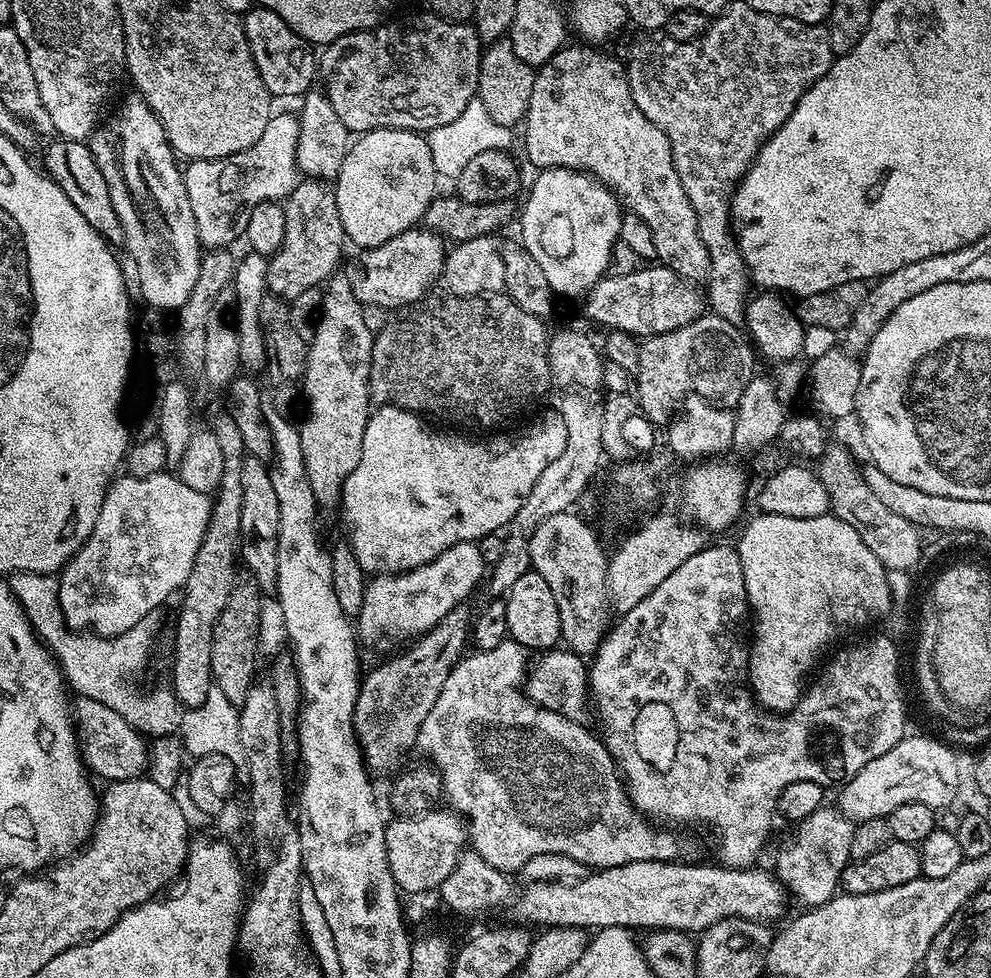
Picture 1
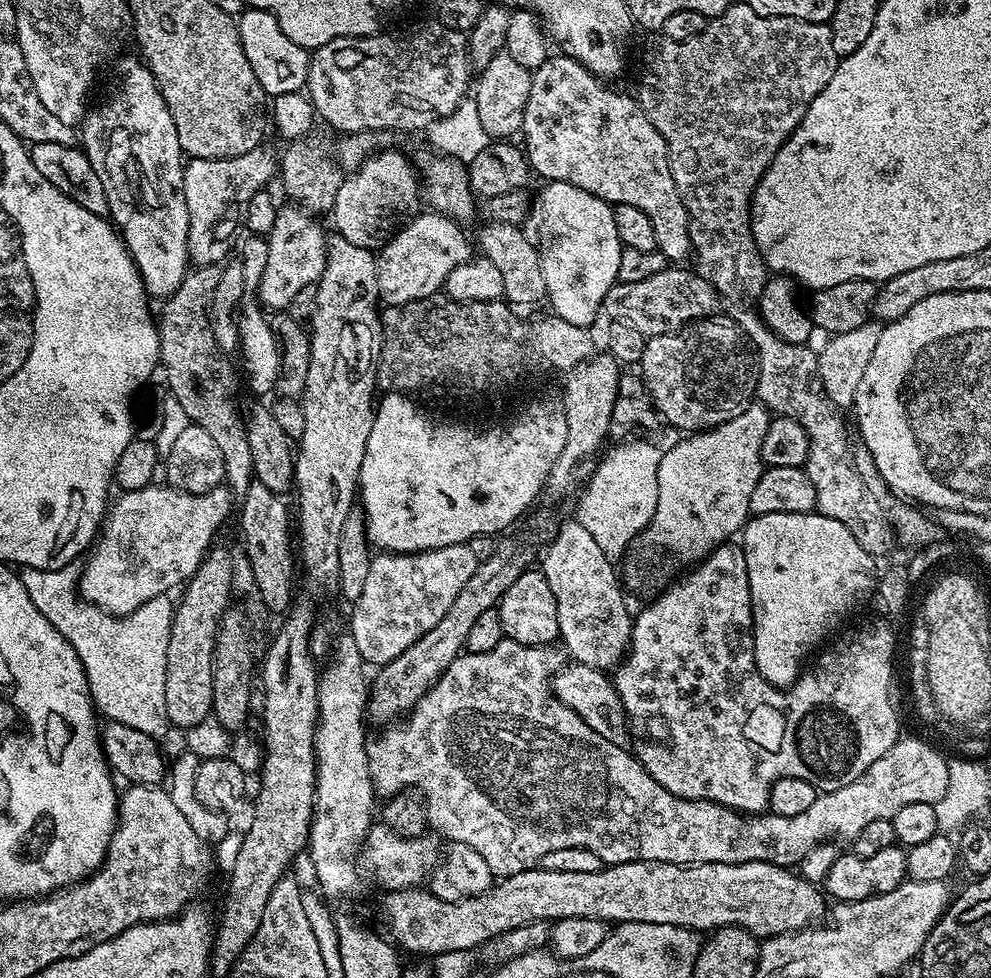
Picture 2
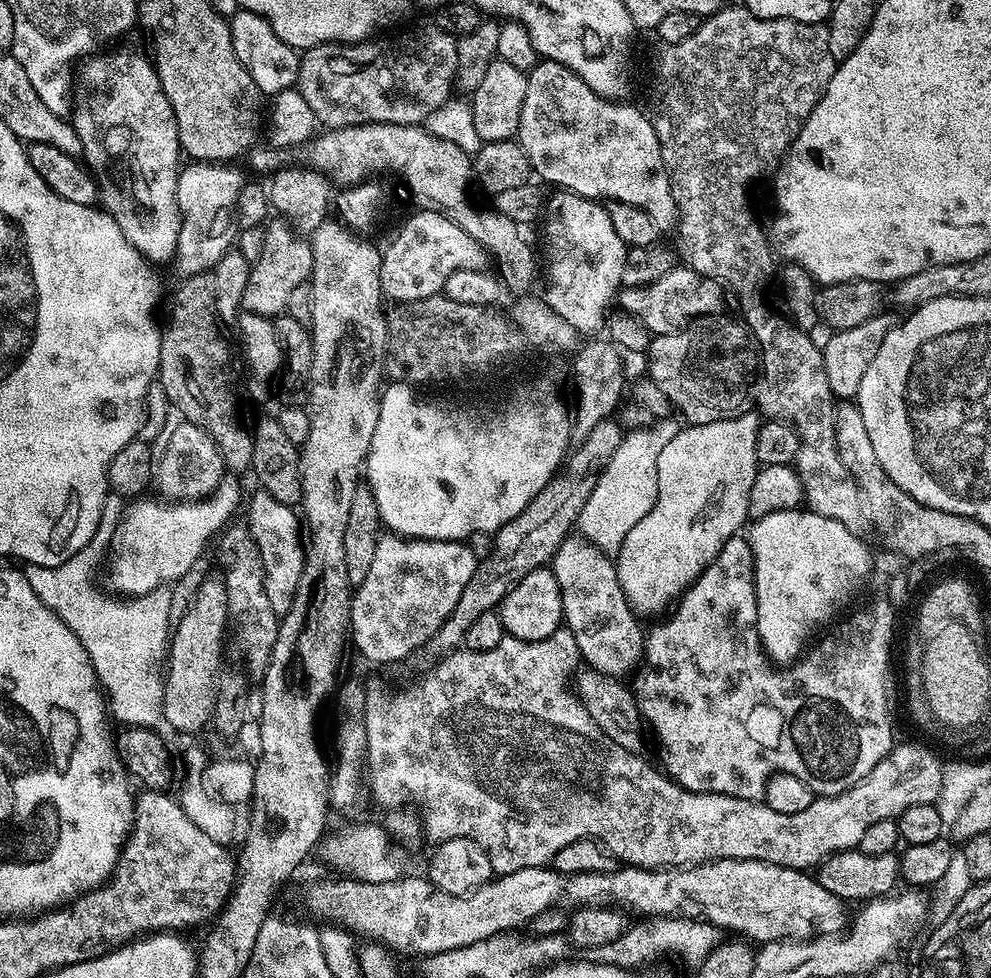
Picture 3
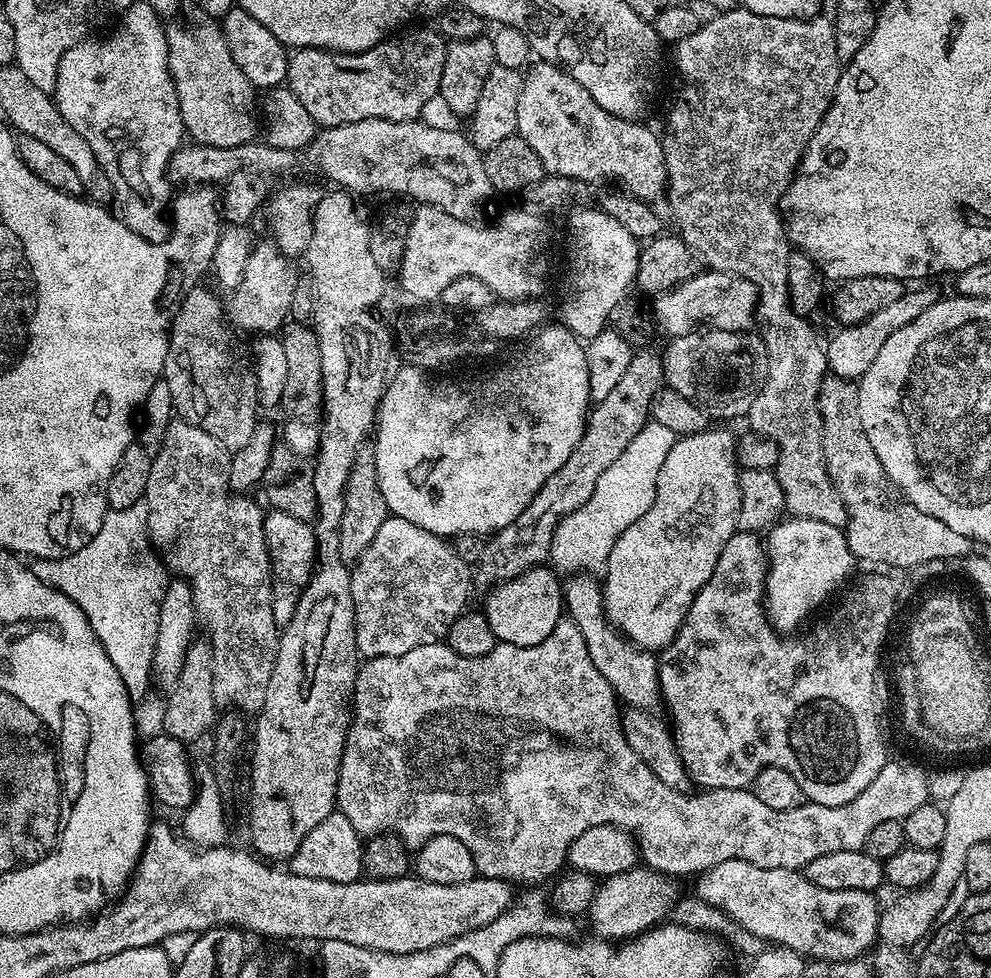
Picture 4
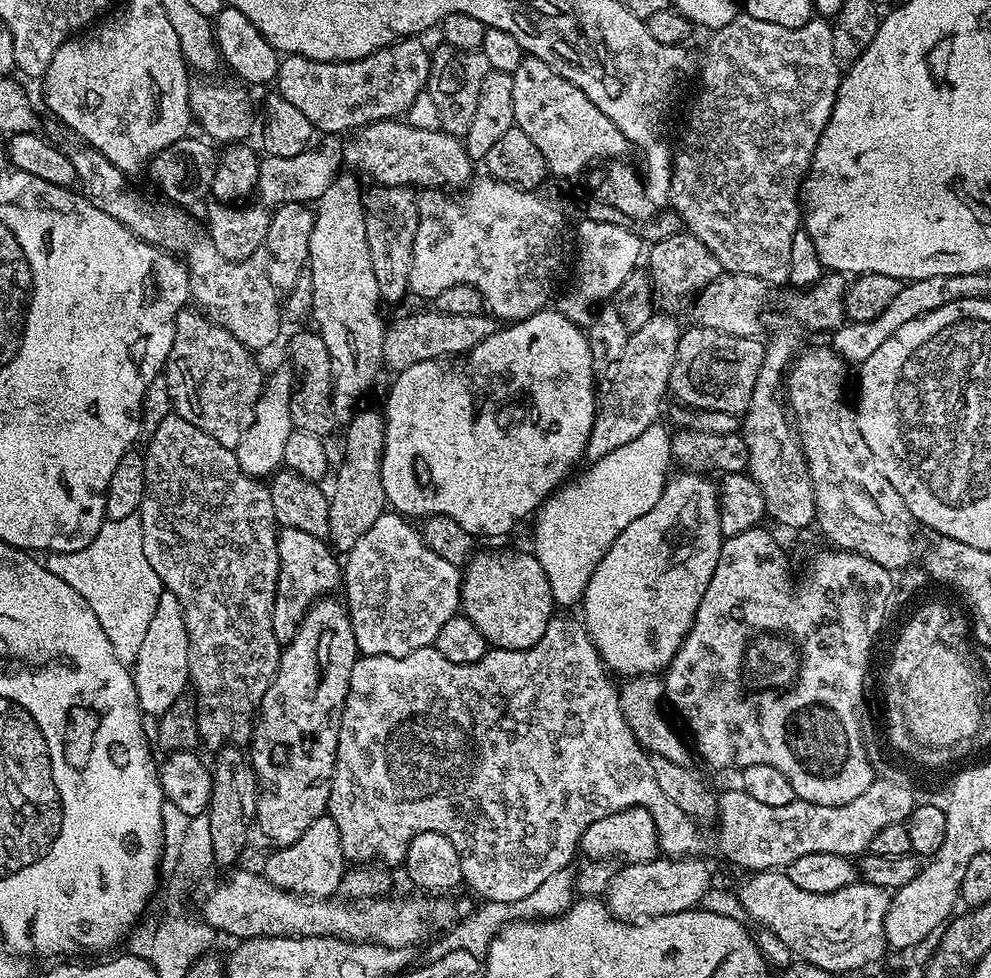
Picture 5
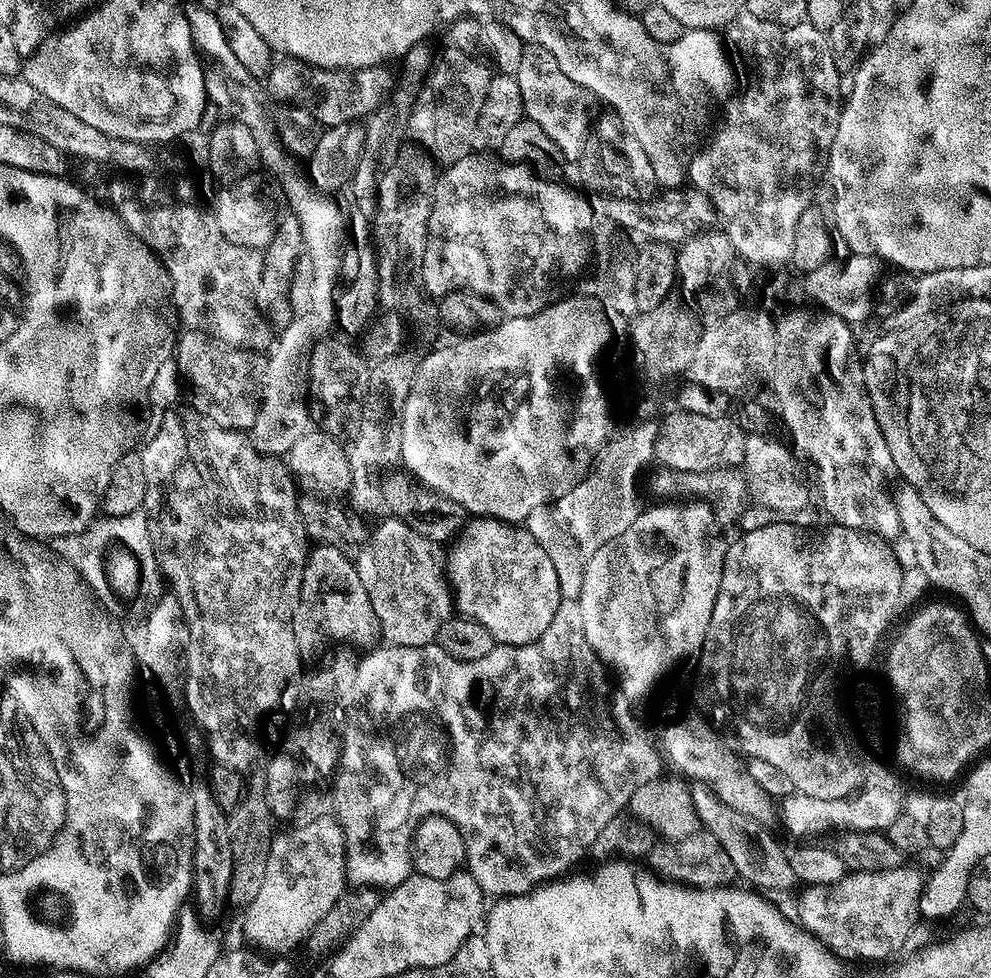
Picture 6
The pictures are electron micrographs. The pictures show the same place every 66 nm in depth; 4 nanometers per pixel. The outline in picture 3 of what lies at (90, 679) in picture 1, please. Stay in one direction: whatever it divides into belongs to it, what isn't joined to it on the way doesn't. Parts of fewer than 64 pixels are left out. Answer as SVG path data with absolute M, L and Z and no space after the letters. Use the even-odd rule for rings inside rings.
M112 502L105 503L100 511L98 530L94 530L94 538L90 538L82 550L57 568L24 564L22 571L34 594L42 598L47 608L59 614L82 642L100 679L100 687L106 693L106 704L111 715L115 719L117 716L124 726L153 728L173 753L180 754L192 746L194 740L187 732L176 732L174 726L164 720L164 678L172 622L171 587L163 586L144 596L115 600L96 585L96 571L103 560L105 563L113 547L121 519L122 512Z

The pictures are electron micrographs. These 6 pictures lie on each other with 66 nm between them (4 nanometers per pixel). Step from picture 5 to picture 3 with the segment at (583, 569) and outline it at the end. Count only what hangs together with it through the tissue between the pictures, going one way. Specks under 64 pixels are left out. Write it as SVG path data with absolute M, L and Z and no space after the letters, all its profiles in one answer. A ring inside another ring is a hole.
M657 419L649 423L649 428L636 428L629 431L618 446L614 458L598 477L598 491L586 502L580 511L579 527L589 528L587 543L599 548L605 554L620 551L622 542L654 506L658 498L658 457L661 456L666 442L681 430L675 419Z

